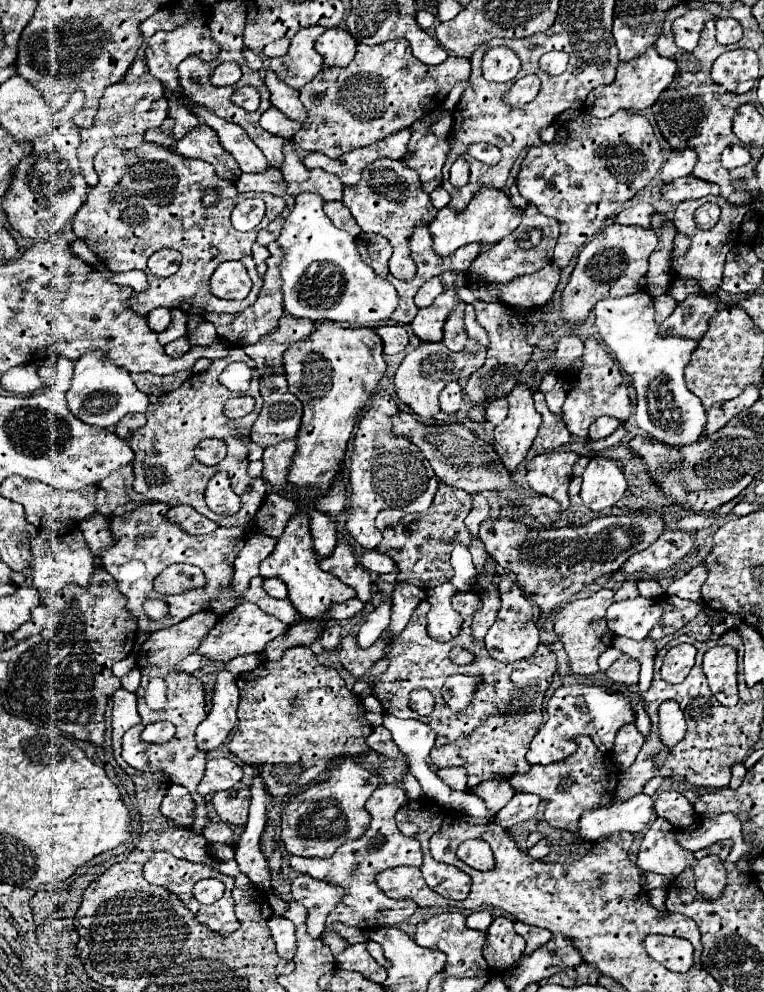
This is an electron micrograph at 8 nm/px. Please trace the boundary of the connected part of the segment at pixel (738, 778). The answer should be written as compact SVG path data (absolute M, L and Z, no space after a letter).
M736 762L732 766L732 780L728 786L730 788L738 788L744 779L744 774L746 774L746 768L744 768L744 762Z

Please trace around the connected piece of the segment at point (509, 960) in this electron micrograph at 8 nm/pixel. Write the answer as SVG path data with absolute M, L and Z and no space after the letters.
M496 918L488 932L484 944L484 958L492 970L508 970L524 952L524 938L516 934L514 922L508 918Z

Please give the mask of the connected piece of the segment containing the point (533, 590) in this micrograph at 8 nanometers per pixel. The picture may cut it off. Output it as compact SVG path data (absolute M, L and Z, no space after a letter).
M640 508L636 512L624 512L618 516L598 516L590 520L586 526L570 526L570 528L550 528L550 530L538 530L530 528L528 524L516 522L512 518L486 518L480 524L478 536L484 542L486 552L506 570L516 574L516 582L526 594L530 602L540 606L544 616L552 616L550 610L560 608L564 602L574 600L574 594L578 594L584 586L592 584L602 574L610 574L622 568L624 560L628 560L632 554L642 552L648 548L664 530L666 520L654 510L654 508Z

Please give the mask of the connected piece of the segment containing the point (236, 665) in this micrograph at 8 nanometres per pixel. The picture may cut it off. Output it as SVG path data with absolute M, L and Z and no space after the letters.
M240 656L240 658L230 660L228 664L224 664L224 670L232 672L234 676L240 676L240 674L244 674L244 672L254 670L260 662L262 662L262 656Z

